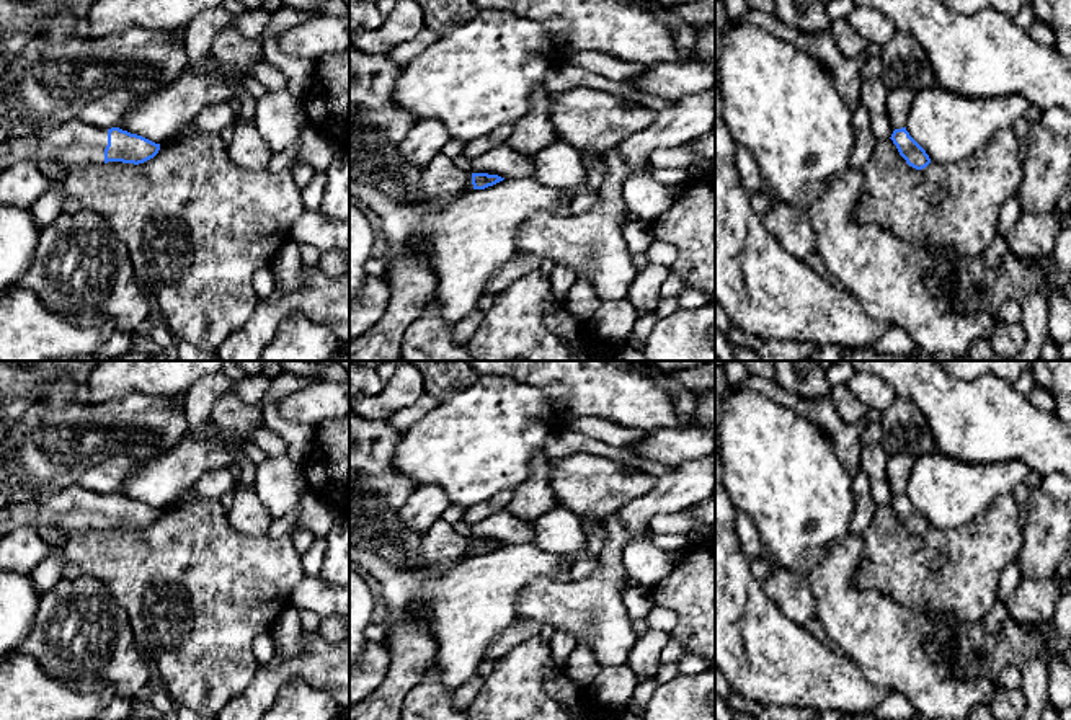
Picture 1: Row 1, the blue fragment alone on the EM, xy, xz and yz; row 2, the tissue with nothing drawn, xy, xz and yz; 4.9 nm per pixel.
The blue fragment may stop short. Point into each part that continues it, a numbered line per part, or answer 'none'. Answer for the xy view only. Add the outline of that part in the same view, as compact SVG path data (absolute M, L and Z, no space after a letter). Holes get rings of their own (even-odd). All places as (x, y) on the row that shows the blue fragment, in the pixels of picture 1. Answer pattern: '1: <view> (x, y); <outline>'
1: xy (74, 142); M70 119L56 129L0 142L0 171L23 160L57 162L65 167L104 163L108 129Z

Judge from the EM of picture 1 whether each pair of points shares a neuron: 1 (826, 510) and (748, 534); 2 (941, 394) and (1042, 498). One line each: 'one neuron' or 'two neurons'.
1: two neurons
2: two neurons

